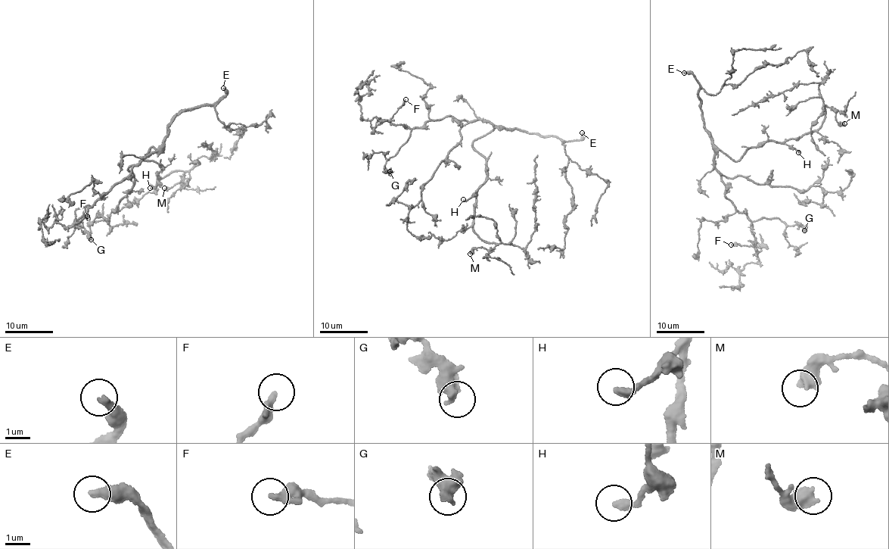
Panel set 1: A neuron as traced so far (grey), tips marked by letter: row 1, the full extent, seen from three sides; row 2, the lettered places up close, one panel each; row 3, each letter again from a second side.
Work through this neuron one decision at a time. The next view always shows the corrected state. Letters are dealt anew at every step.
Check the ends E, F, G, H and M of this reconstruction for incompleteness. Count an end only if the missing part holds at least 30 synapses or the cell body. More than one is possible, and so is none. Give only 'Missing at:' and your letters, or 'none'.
Missing at: E

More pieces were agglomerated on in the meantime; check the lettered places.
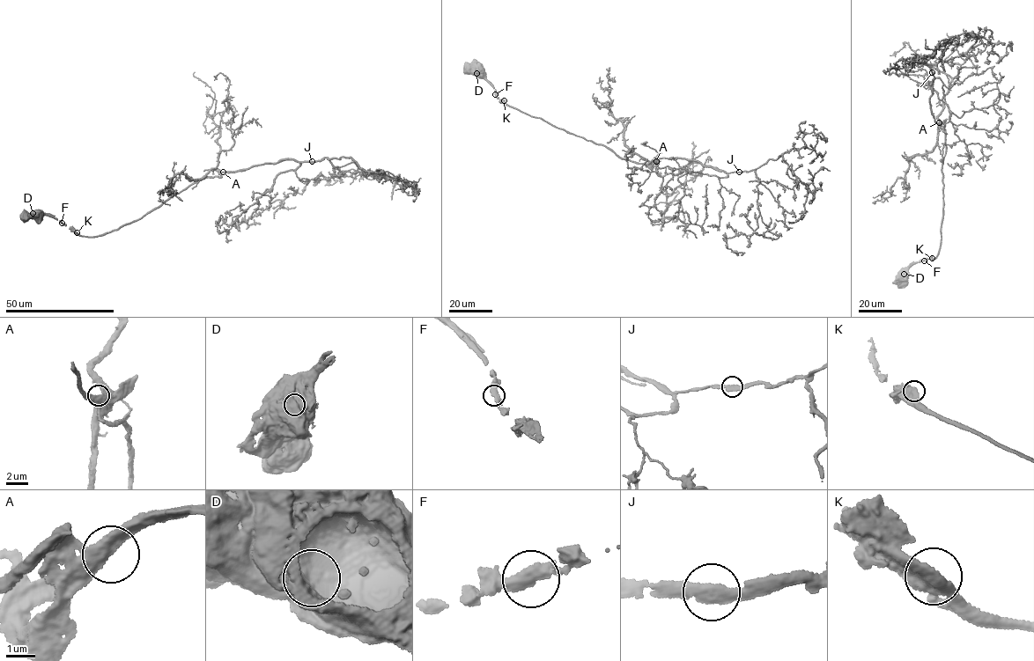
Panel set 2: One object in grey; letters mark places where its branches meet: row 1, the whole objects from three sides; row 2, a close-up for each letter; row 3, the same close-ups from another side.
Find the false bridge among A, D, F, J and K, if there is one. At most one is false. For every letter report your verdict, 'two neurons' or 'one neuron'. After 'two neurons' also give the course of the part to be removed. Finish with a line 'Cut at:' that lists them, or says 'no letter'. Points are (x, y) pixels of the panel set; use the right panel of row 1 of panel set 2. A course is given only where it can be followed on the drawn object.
A: one neuron
D: two neurons; foreign part runs (904, 274), (913, 261)
F: one neuron
J: one neuron
K: one neuron
Cut at: D

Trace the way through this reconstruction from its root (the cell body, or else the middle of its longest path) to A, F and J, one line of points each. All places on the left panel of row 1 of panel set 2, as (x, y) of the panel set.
A: (38, 214), (53, 217), (79, 235), (95, 236), (138, 220), (194, 183), (206, 178), (220, 177), (223, 172)
F: (38, 214), (53, 217), (62, 223)
J: (38, 214), (53, 217), (79, 235), (95, 236), (138, 220), (205, 178), (288, 159), (312, 162)

